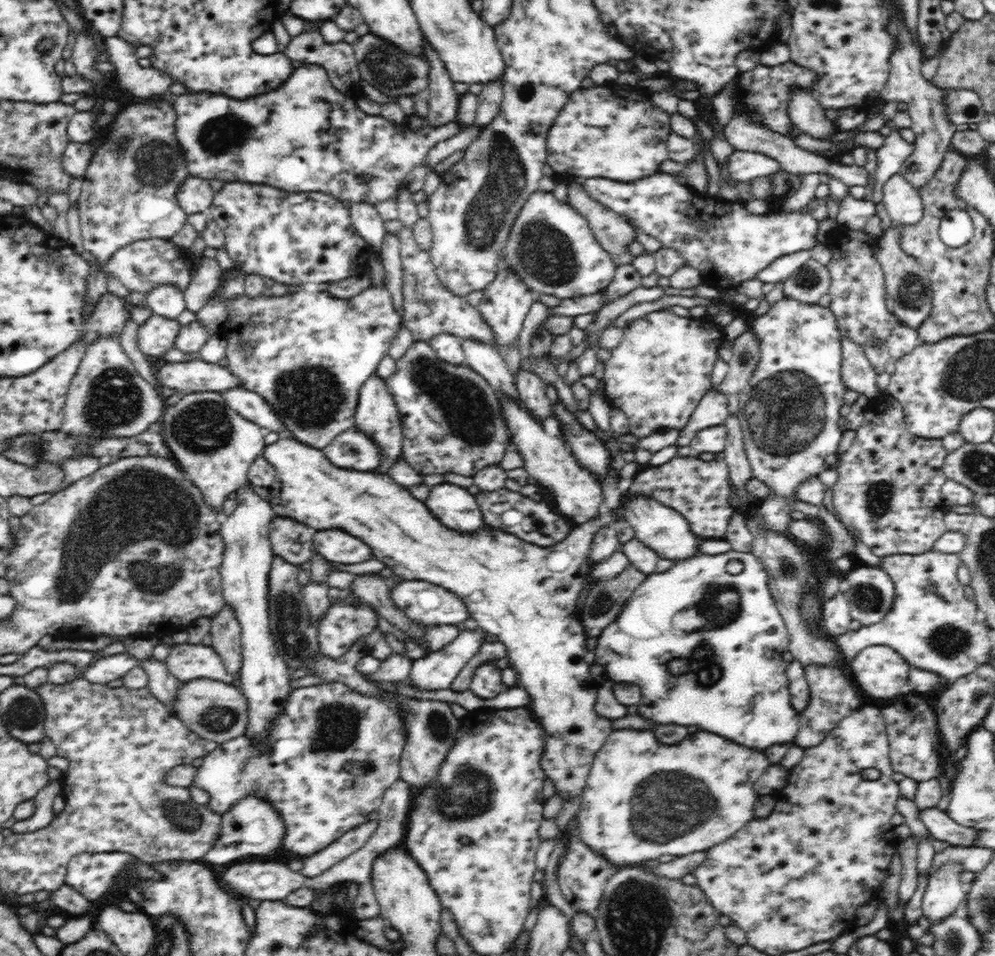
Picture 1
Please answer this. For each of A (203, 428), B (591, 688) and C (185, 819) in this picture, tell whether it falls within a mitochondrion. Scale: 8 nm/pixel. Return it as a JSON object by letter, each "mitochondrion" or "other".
{"A":"mitochondrion","B":"other","C":"mitochondrion"}

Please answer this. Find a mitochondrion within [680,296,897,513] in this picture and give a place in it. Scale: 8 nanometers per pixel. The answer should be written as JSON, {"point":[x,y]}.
{"point":[788,408]}

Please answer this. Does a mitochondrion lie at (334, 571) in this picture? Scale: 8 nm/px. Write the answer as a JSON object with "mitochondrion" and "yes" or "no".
{"mitochondrion":"no"}

